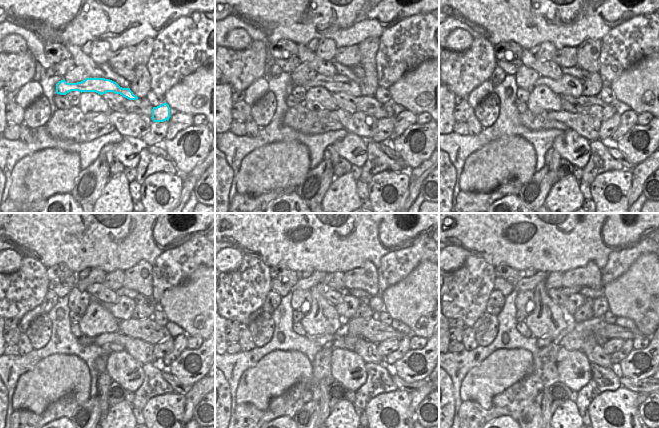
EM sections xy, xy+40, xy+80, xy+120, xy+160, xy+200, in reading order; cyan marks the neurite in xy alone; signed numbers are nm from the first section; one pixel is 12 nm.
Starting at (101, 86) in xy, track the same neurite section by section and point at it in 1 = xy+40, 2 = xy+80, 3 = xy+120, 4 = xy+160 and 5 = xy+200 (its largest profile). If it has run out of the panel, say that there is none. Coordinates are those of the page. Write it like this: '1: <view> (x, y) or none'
1: xy+40 (338, 83)
2: xy+80 (568, 85)
3: xy+120 (122, 309)
4: xy+160 (346, 309)
5: xy+200 (574, 301)

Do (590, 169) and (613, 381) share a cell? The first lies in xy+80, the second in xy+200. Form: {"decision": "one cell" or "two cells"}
{"decision": "one cell"}

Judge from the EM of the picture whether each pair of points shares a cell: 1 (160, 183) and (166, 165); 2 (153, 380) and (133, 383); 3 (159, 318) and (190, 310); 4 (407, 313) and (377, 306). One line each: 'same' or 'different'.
1: different
2: different
3: different
4: different

